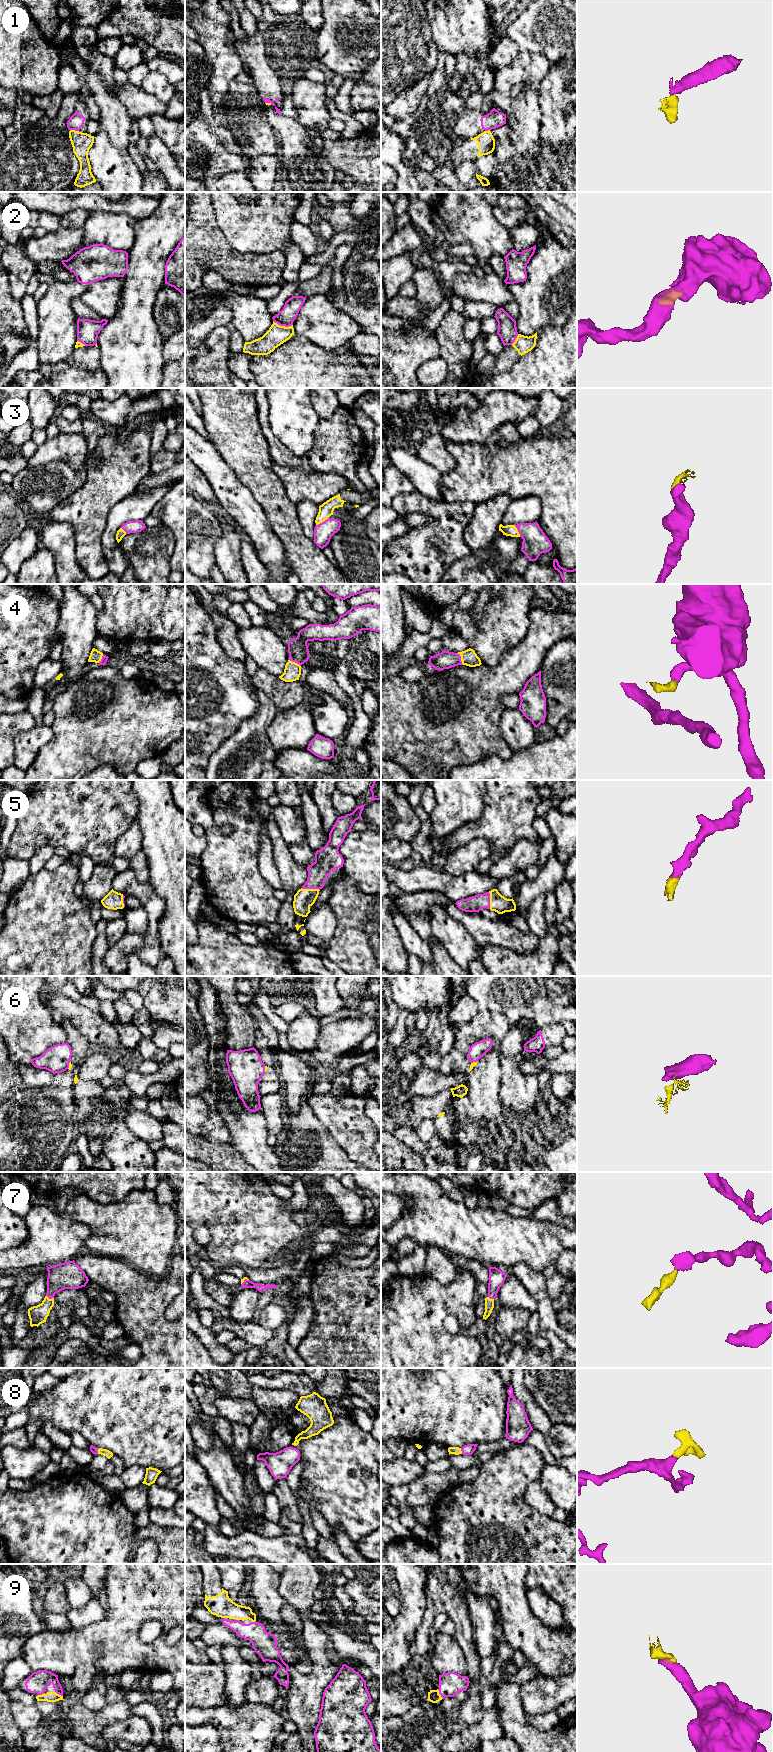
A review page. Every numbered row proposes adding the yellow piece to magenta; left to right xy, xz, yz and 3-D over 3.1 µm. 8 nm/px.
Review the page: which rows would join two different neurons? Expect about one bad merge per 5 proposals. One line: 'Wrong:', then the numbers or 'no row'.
Wrong: 1, 2, 6

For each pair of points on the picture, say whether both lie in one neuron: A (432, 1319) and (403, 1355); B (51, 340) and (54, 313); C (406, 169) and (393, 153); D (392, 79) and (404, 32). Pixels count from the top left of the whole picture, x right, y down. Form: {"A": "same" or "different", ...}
{"A": "same", "B": "same", "C": "same", "D": "same"}

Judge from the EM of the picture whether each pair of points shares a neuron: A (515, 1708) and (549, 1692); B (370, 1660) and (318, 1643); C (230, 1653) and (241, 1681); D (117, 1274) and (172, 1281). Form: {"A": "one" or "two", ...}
{"A": "two", "B": "two", "C": "one", "D": "one"}

